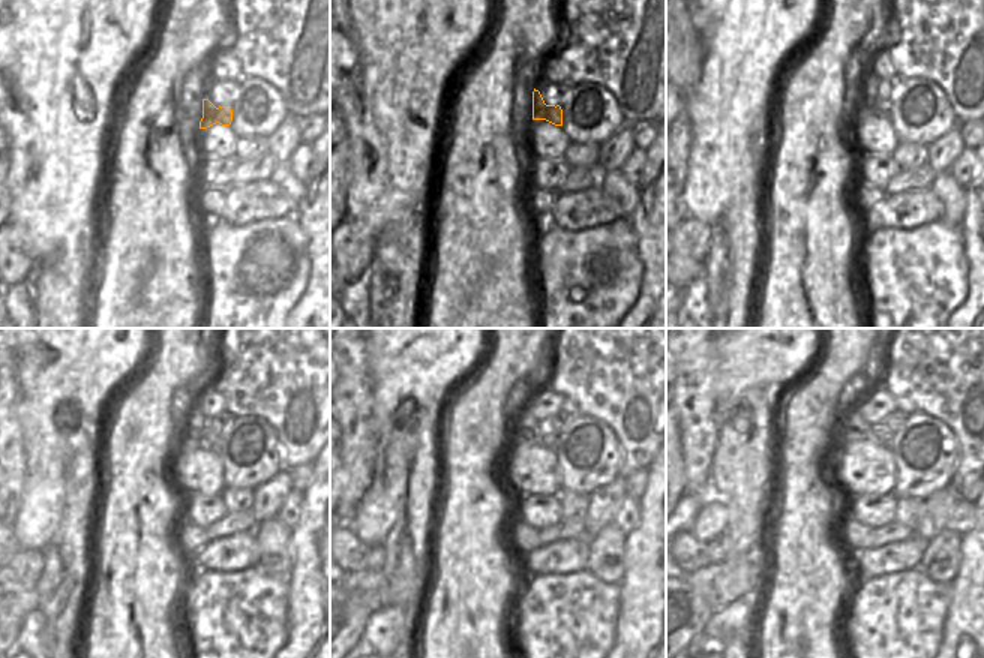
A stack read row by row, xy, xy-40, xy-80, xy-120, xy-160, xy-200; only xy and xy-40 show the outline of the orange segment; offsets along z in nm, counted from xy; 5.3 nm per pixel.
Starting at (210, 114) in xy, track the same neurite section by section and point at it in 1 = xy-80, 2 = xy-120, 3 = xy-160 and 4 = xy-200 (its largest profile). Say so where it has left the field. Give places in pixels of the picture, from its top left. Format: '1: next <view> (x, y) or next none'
1: next xy-80 (876, 105)
2: next xy-120 (207, 441)
3: next xy-160 (537, 435)
4: next xy-200 (857, 429)

